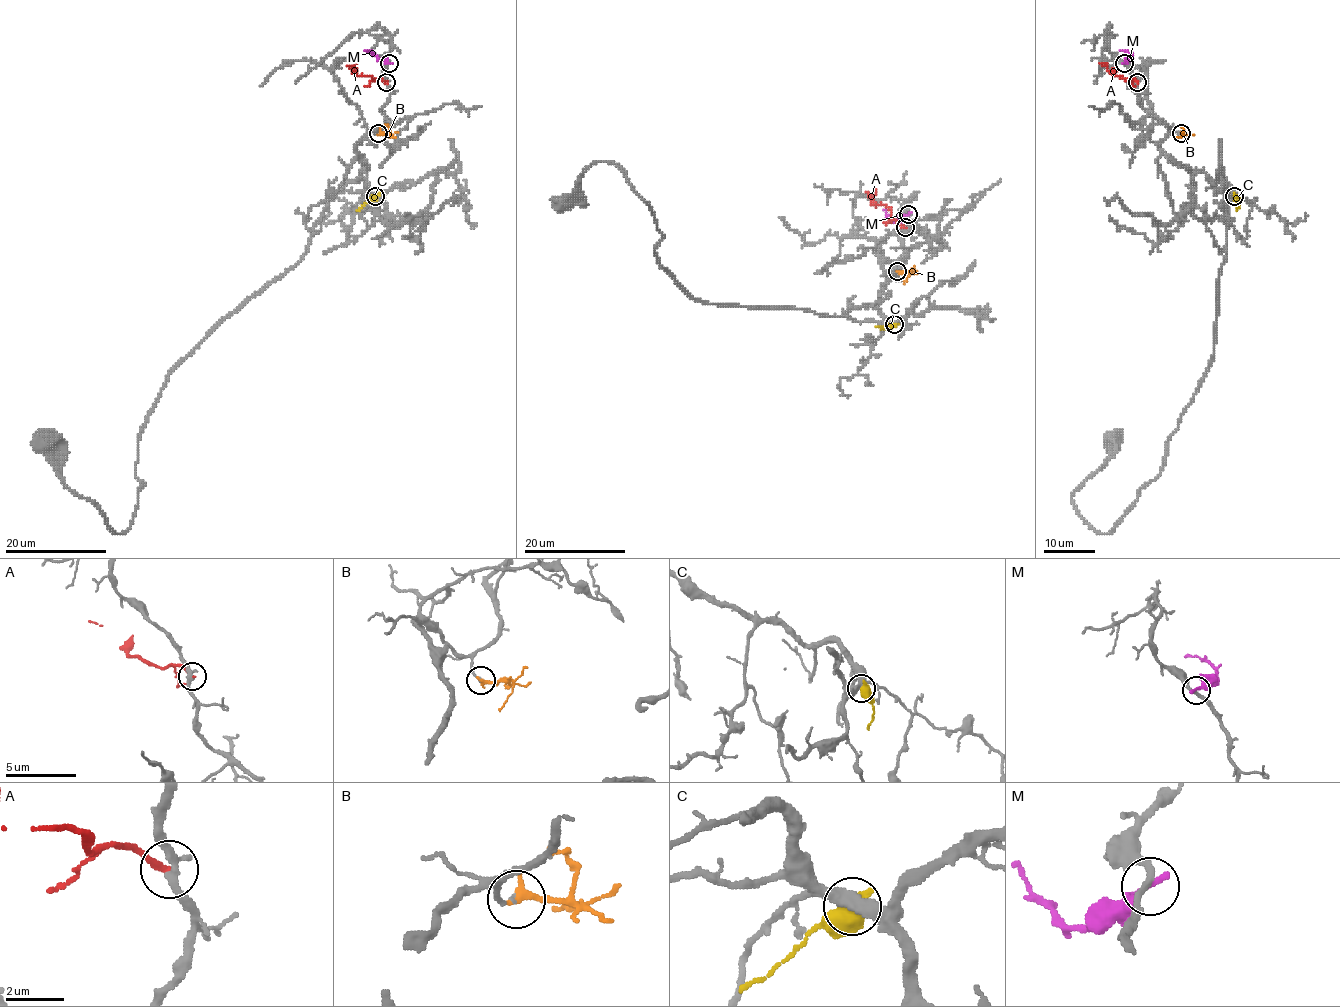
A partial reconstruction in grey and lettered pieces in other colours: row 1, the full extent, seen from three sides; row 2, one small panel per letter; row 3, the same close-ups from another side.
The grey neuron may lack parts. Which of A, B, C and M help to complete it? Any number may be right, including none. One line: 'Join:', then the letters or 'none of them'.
Join: B

